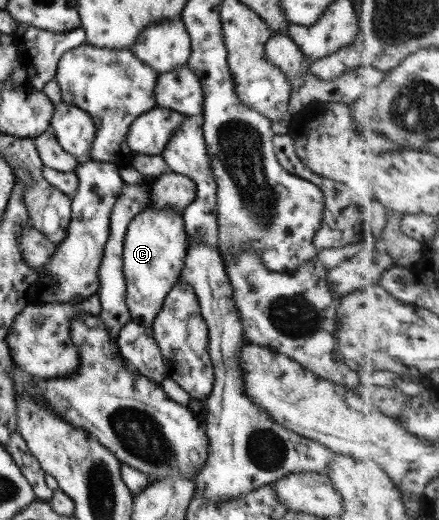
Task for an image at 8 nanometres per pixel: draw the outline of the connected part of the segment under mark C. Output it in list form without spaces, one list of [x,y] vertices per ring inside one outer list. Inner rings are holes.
[[[147,207],[131,219],[122,242],[124,299],[131,322],[139,326],[152,325],[163,299],[180,276],[187,246],[181,215],[171,209]]]

